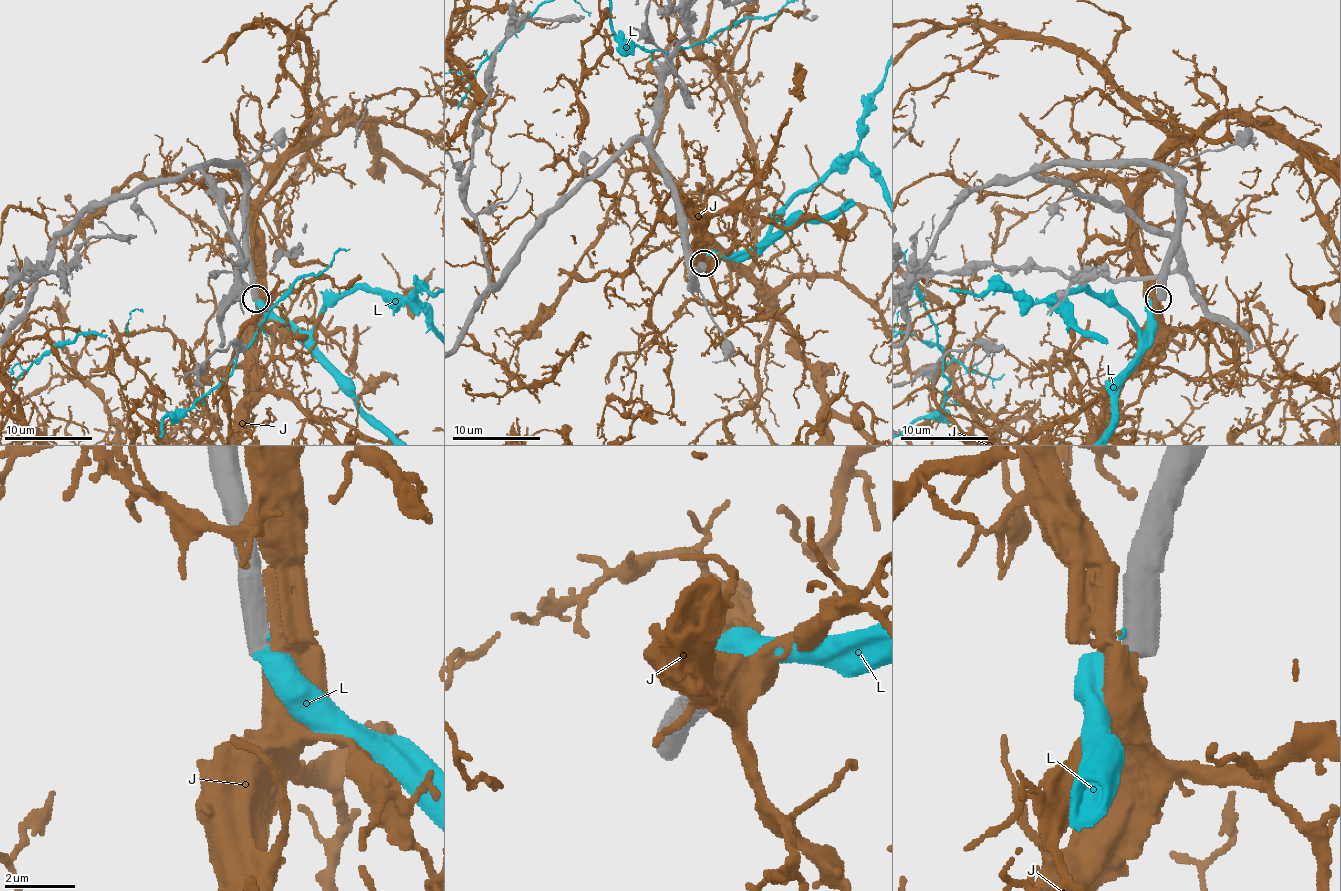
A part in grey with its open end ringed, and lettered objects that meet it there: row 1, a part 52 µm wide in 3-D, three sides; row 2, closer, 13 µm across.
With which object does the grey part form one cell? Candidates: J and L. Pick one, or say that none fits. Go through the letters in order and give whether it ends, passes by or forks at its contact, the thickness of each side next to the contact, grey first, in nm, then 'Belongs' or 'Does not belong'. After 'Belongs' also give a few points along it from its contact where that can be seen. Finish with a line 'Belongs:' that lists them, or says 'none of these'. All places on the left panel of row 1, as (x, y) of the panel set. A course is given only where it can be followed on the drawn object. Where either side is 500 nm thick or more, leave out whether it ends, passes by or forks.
J: Thickness 600 nm (grey) against 650 nm. Does not belong
L: Thickness 650 nm (grey) against 500 nm. Belongs
Belongs: L

